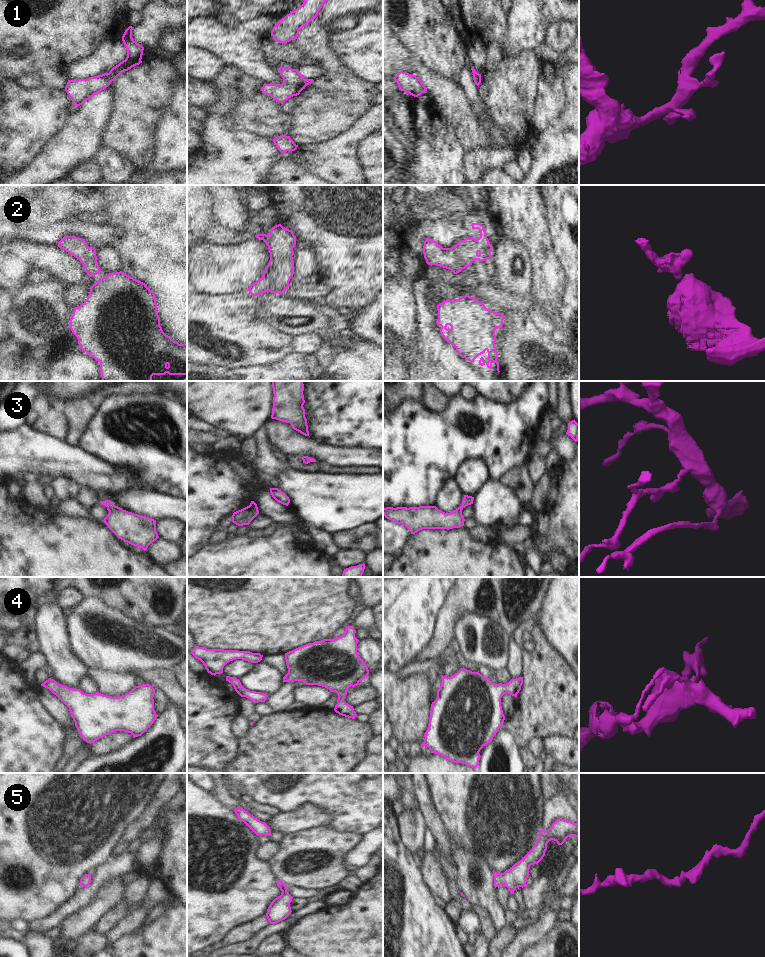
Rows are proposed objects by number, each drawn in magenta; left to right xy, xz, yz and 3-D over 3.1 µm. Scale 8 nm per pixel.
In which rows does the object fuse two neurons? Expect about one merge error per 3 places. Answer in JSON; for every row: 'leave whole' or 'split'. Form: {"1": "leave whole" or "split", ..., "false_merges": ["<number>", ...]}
{"1": "leave whole", "2": "leave whole", "3": "leave whole", "4": "leave whole", "5": "leave whole", "false_merges": []}

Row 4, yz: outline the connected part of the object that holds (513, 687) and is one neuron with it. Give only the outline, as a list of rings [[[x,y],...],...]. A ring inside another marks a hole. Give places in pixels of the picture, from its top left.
[[[461,668],[451,677],[442,675],[441,679],[437,698],[431,704],[429,724],[421,748],[426,746],[431,753],[475,769],[481,758],[480,750],[493,739],[504,723],[502,696],[508,693],[517,697],[523,677],[511,679],[507,684],[494,684],[479,671],[472,672]]]

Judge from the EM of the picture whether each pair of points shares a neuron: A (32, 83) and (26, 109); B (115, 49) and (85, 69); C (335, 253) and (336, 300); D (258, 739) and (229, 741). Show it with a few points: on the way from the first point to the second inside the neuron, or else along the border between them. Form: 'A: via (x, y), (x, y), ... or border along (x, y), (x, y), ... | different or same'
A: border along (14, 79), (28, 88), (42, 87) | different
B: via (108, 56), (102, 62), (92, 67) | same
C: via (336, 265), (336, 288) | same
D: border along (237, 738), (237, 753), (229, 762) | different

